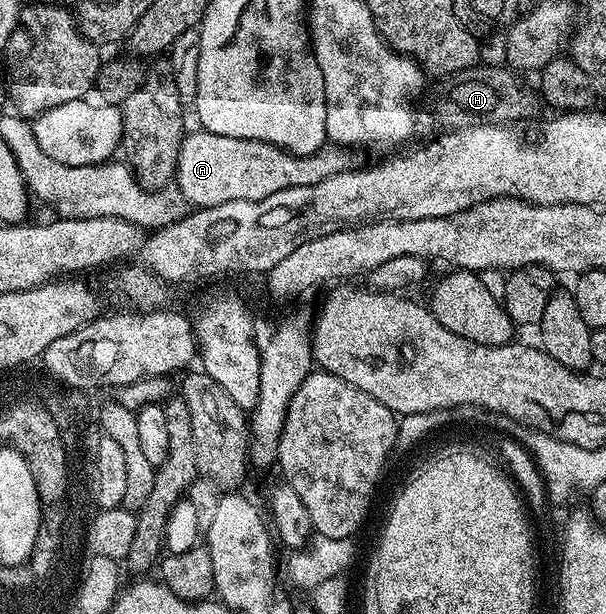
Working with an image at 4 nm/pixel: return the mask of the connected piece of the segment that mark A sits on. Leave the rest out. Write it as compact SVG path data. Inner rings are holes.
M197 131L198 133L187 132L182 139L182 146L178 152L178 171L176 174L176 189L181 193L183 201L191 206L207 209L208 207L216 207L220 203L228 203L232 199L248 199L249 201L259 201L260 199L268 199L268 195L276 195L276 191L284 191L288 187L300 187L301 185L311 185L312 183L320 183L322 179L328 179L337 173L345 173L351 168L352 162L345 148L342 147L323 147L316 150L312 155L307 157L293 157L291 153L286 153L282 149L276 148L275 145L269 145L263 141L253 141L252 139L232 139L228 135L216 135L215 133L207 133L205 131Z

